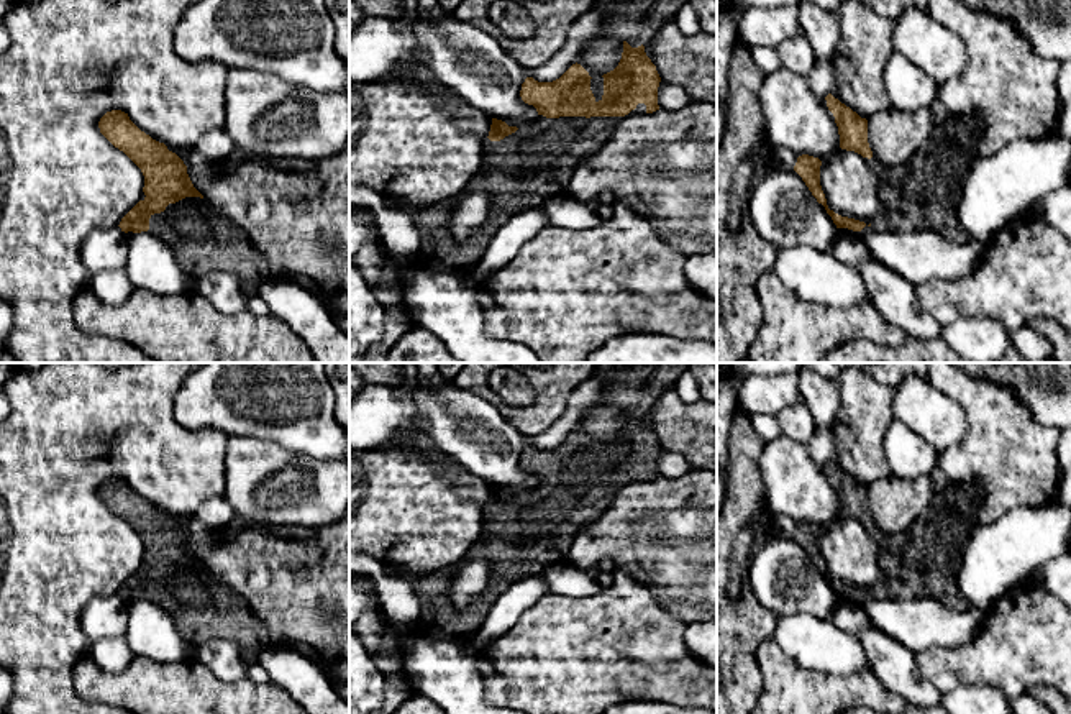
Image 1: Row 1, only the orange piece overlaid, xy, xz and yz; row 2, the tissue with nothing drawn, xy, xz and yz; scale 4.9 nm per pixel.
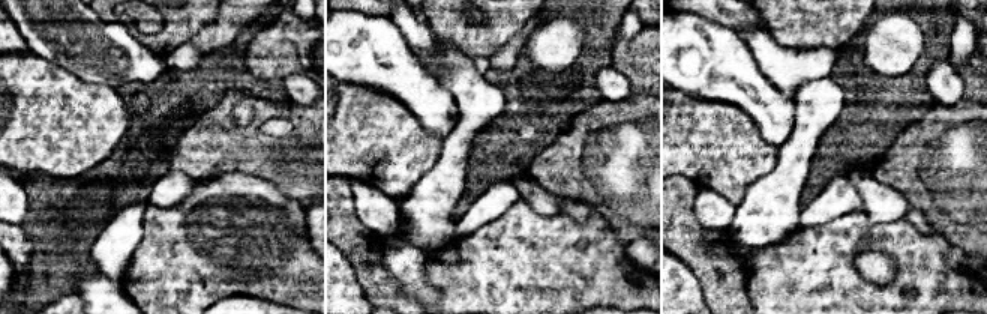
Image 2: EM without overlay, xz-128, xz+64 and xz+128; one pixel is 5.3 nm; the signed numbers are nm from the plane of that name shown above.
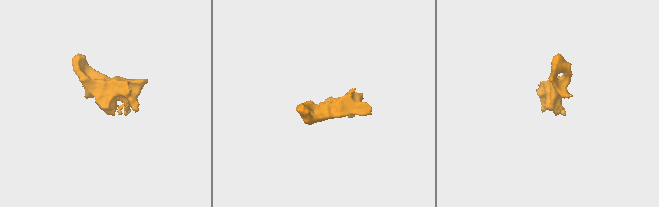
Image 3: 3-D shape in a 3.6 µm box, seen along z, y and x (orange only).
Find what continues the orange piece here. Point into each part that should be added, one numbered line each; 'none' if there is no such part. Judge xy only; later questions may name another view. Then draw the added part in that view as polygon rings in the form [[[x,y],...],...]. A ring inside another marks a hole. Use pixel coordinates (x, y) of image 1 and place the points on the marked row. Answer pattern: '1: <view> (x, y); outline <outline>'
1: xy (202, 240); outline [[[185,197],[169,204],[164,212],[151,215],[148,231],[171,245],[180,269],[192,281],[210,271],[226,271],[235,274],[241,289],[253,297],[269,276],[269,258],[253,245],[241,227],[220,215],[205,199]]]

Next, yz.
1: yz (925, 199); outline [[[948,113],[946,121],[935,126],[912,156],[909,174],[902,179],[896,167],[871,158],[882,210],[873,222],[864,222],[859,233],[932,230],[951,241],[964,241],[966,235],[956,222],[956,205],[971,164],[978,161],[974,126],[973,120]]]

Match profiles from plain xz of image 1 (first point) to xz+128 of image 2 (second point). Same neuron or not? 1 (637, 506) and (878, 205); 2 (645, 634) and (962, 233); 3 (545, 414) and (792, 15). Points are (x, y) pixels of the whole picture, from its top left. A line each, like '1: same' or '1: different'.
1: different
2: different
3: same

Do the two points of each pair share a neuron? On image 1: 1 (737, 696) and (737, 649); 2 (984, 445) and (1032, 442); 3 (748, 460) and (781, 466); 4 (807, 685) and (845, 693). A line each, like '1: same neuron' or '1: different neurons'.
1: same neuron
2: same neuron
3: different neurons
4: same neuron

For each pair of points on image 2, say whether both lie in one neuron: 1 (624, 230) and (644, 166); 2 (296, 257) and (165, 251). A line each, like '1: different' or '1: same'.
1: same
2: same

